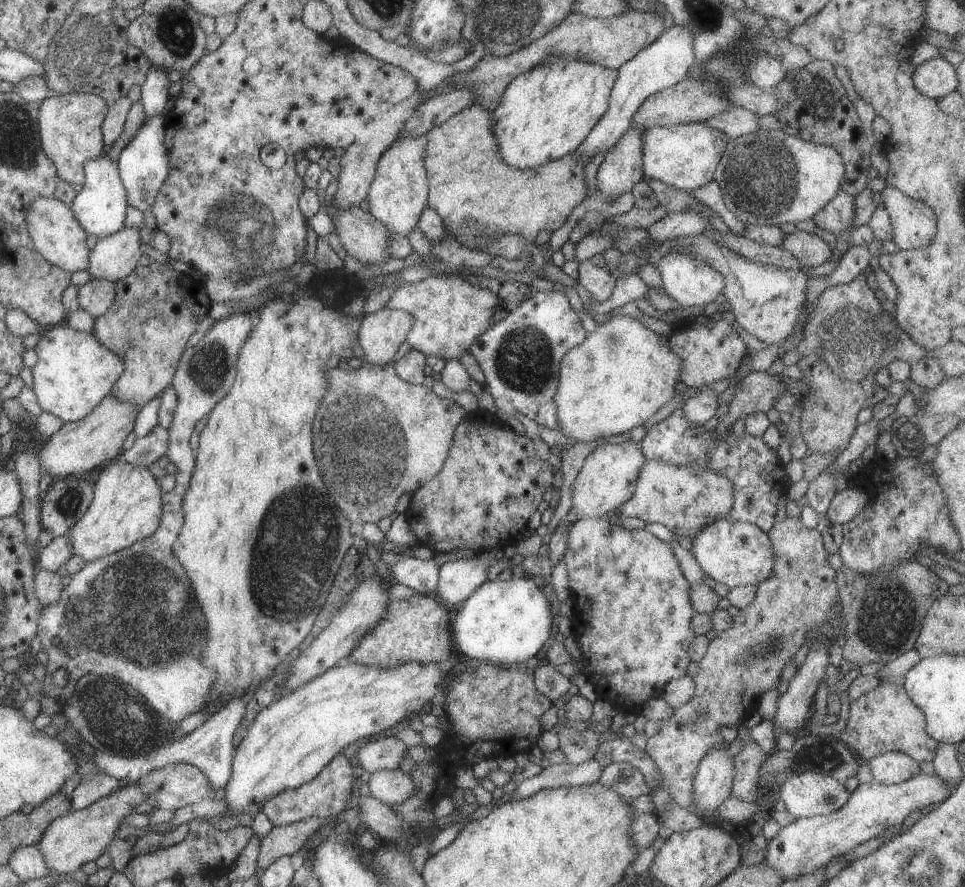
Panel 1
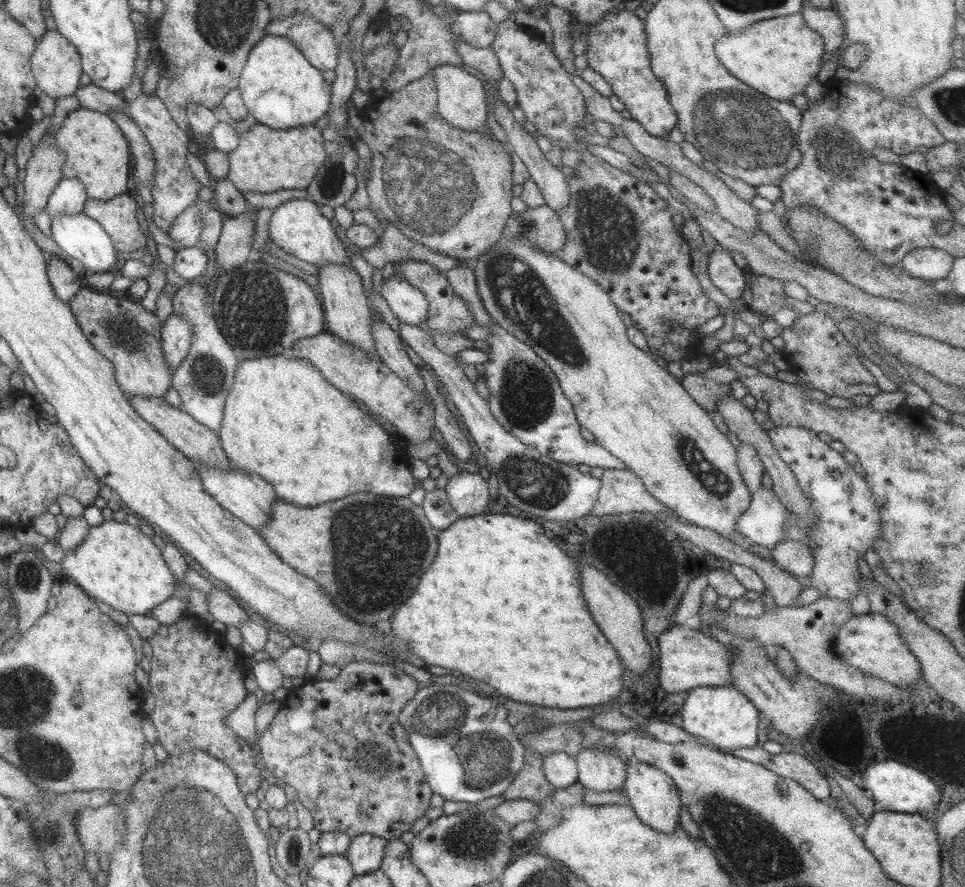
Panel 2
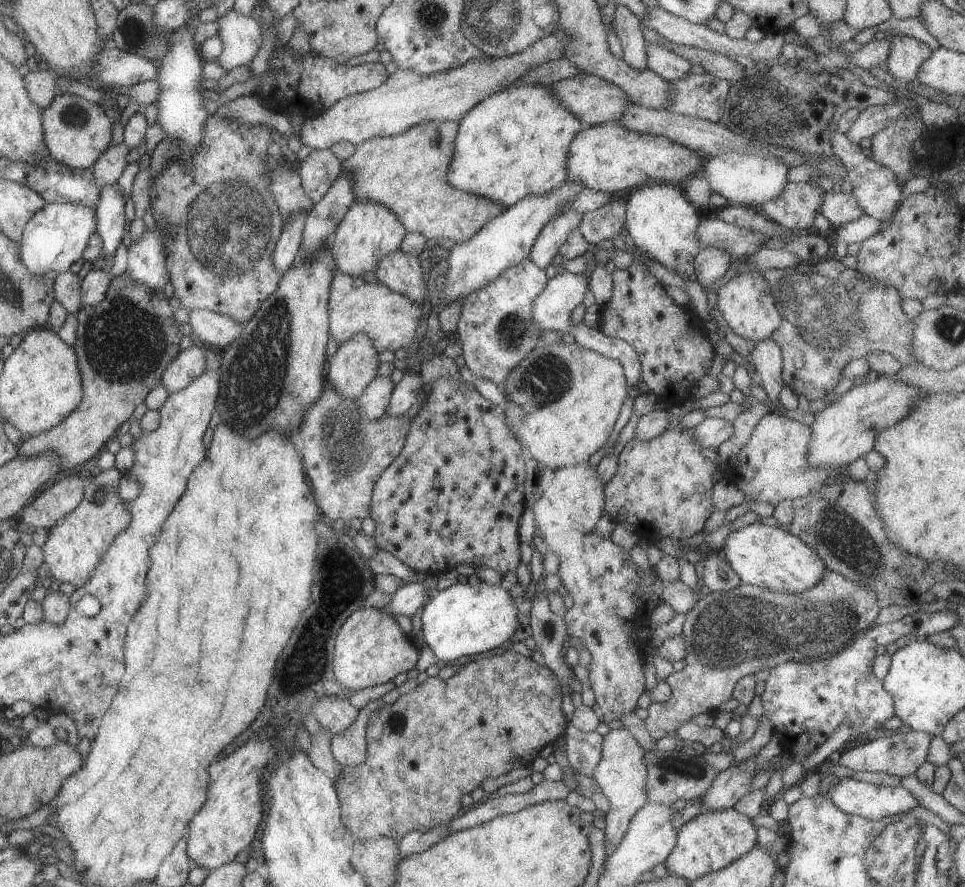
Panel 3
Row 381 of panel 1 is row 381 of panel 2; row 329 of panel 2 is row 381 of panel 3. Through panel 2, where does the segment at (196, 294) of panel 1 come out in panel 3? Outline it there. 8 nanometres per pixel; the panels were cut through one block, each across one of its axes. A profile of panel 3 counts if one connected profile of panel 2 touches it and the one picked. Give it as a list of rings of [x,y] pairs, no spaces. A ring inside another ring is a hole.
[[[128,270],[111,279],[104,300],[96,306],[84,306],[77,313],[77,339],[75,348],[78,368],[82,376],[84,400],[82,404],[54,428],[31,436],[20,446],[18,454],[38,456],[40,452],[52,451],[60,456],[60,466],[64,470],[74,471],[75,466],[86,462],[101,452],[120,431],[120,426],[128,422],[137,406],[145,402],[148,394],[161,384],[166,368],[180,354],[180,322],[176,318],[166,294],[162,290],[152,290],[136,282]]]

